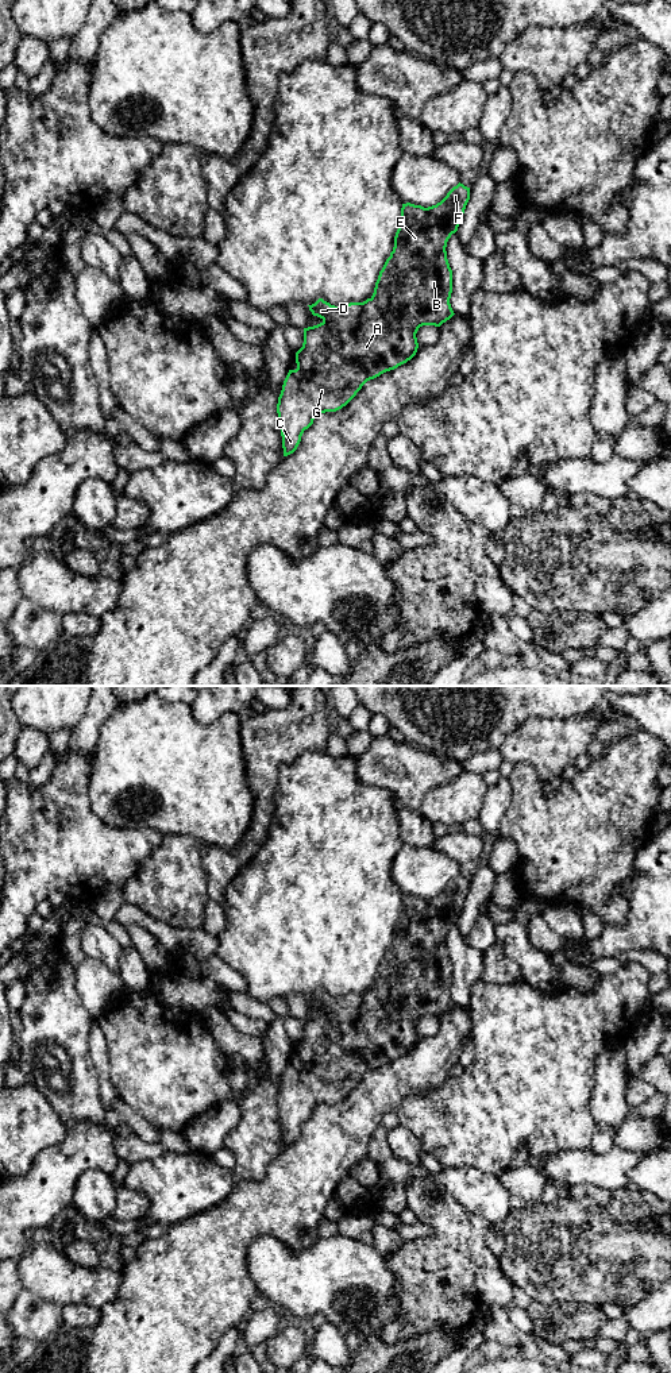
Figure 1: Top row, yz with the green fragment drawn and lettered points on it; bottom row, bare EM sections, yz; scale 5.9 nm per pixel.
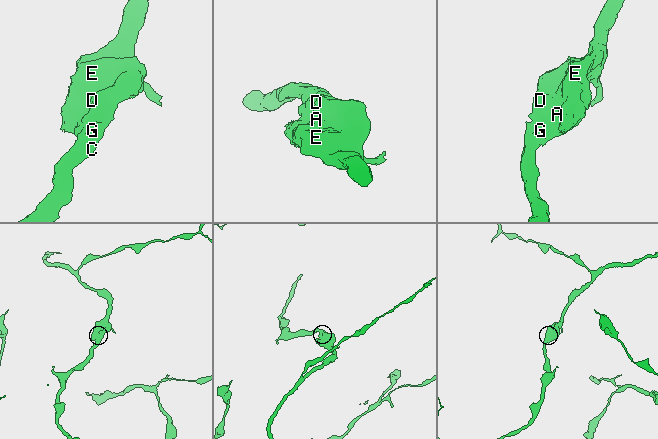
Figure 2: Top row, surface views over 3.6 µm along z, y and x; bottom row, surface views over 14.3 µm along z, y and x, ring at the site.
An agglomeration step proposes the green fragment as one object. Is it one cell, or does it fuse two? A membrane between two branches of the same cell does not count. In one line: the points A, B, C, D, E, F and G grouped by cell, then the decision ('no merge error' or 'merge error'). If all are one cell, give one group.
A B C D E F G | no merge error

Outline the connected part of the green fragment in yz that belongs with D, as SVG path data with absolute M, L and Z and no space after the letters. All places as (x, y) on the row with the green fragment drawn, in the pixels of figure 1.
M459 182L436 205L424 208L410 203L402 204L400 227L394 236L394 247L379 271L373 296L363 302L350 302L342 306L331 305L323 298L308 305L312 315L320 317L323 321L317 325L304 328L304 343L296 352L297 369L289 370L278 397L277 413L284 456L297 450L304 431L313 424L317 414L342 409L356 396L367 381L410 360L419 348L416 333L420 327L440 327L455 315L450 304L452 270L447 259L446 247L451 235L458 231L468 200L470 188Z

